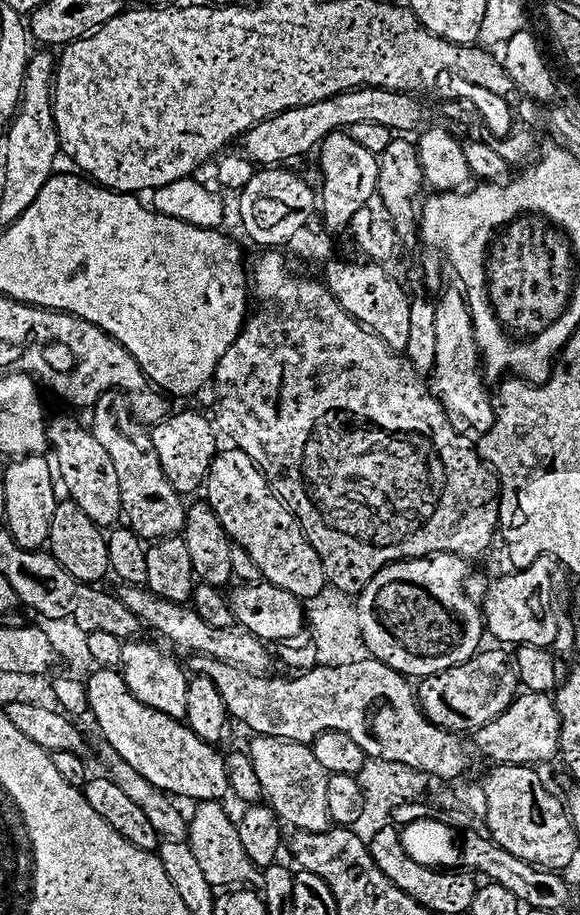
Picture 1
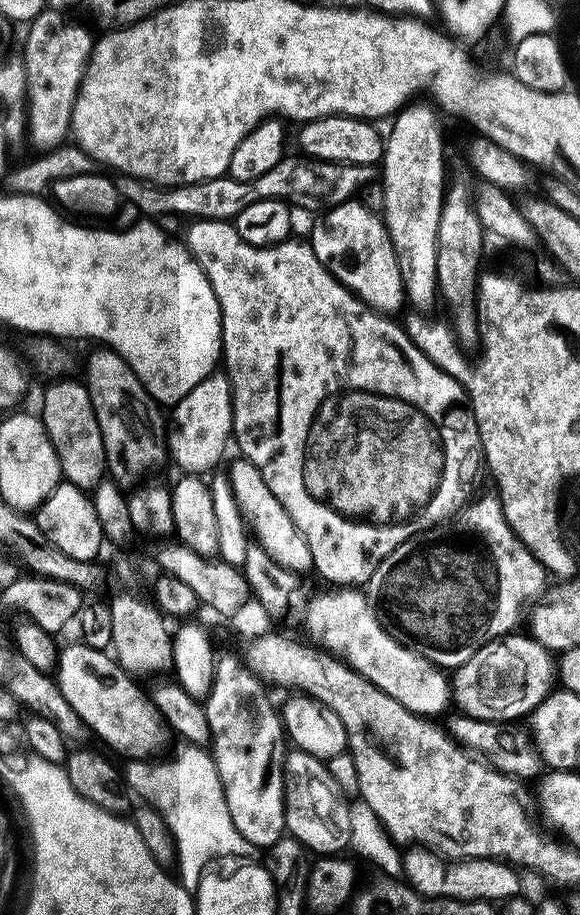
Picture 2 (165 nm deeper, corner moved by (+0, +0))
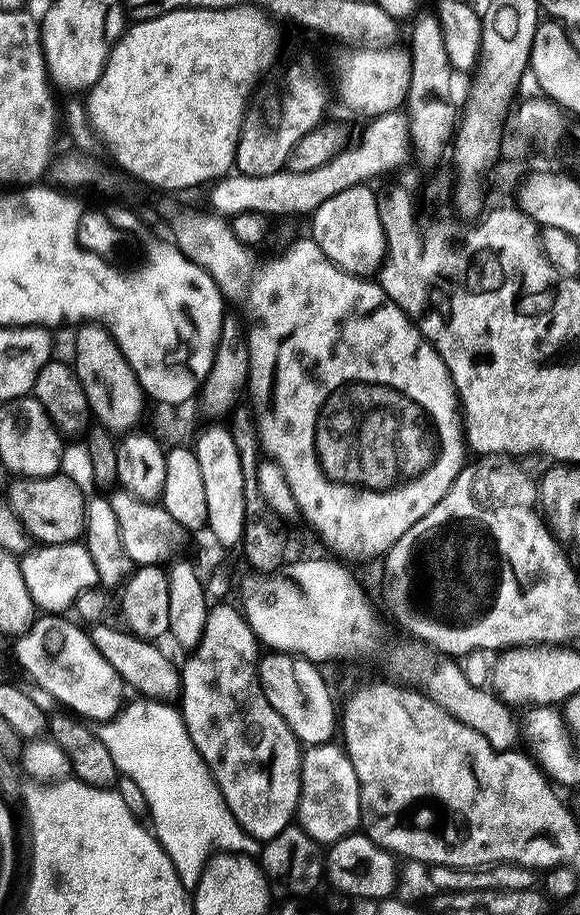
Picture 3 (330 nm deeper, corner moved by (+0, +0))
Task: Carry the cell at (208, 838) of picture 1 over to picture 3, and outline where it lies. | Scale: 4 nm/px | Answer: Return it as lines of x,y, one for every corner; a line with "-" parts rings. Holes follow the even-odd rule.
129,699
111,720
103,721
98,731
110,758
114,758
117,773
130,777
146,794
154,835
174,862
182,886
195,889
215,853
259,857
261,841
250,835
226,806
208,763
198,754
186,730
179,707
163,699
135,699

